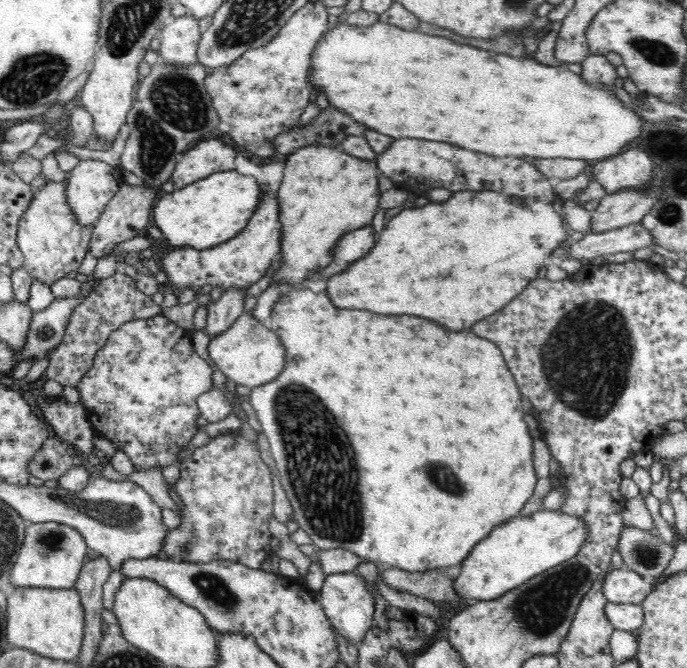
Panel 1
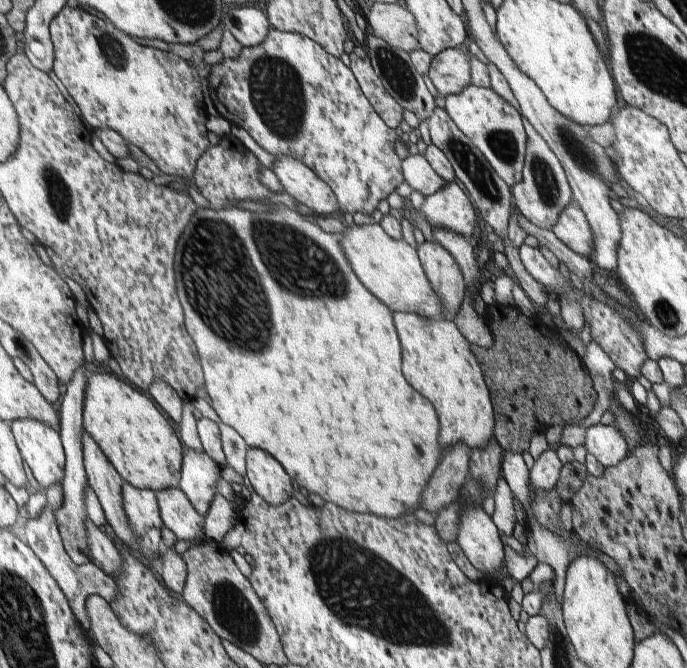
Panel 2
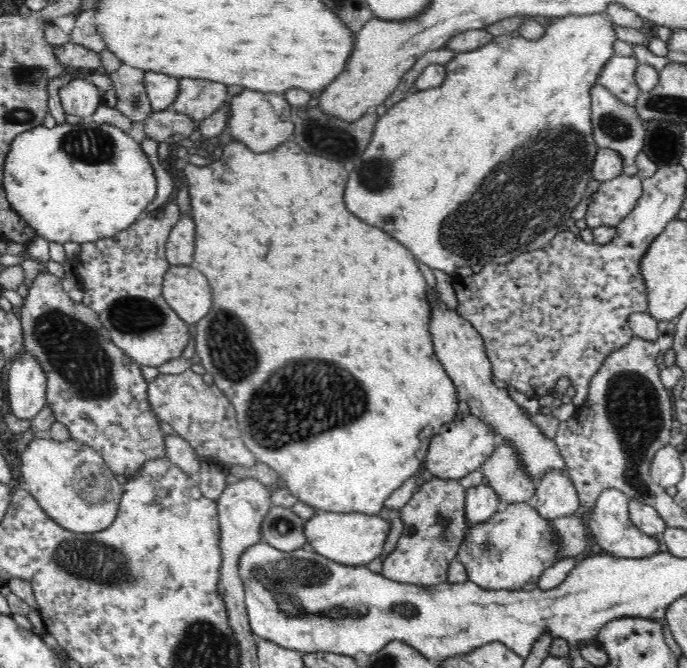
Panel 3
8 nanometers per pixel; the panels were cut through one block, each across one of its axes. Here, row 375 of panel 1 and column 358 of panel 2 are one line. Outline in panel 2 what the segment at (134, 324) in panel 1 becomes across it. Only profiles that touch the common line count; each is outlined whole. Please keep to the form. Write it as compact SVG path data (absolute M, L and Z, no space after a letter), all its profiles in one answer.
M271 28L269 36L262 42L261 45L242 47L240 56L234 59L224 59L222 63L211 66L212 70L208 78L208 88L212 90L212 98L216 110L227 121L241 126L246 129L246 132L254 138L259 146L262 146L266 152L273 154L276 158L280 156L290 156L290 158L298 159L298 162L305 163L310 167L310 170L315 171L330 187L333 188L334 194L337 195L338 202L341 203L341 212L344 214L350 212L363 212L371 216L373 210L380 200L384 200L392 192L404 182L402 178L402 170L400 170L400 156L394 150L394 142L398 138L398 134L394 132L393 127L390 127L385 119L377 113L376 108L366 98L364 91L361 89L360 83L357 81L356 75L350 70L349 65L344 60L328 54L320 44L314 42L308 36L298 33L282 32L278 29Z

